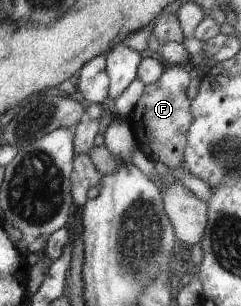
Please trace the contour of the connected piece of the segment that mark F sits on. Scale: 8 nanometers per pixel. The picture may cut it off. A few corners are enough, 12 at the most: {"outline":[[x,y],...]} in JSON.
{"outline":[[165,65],[127,119],[141,154],[183,162],[192,75]]}

